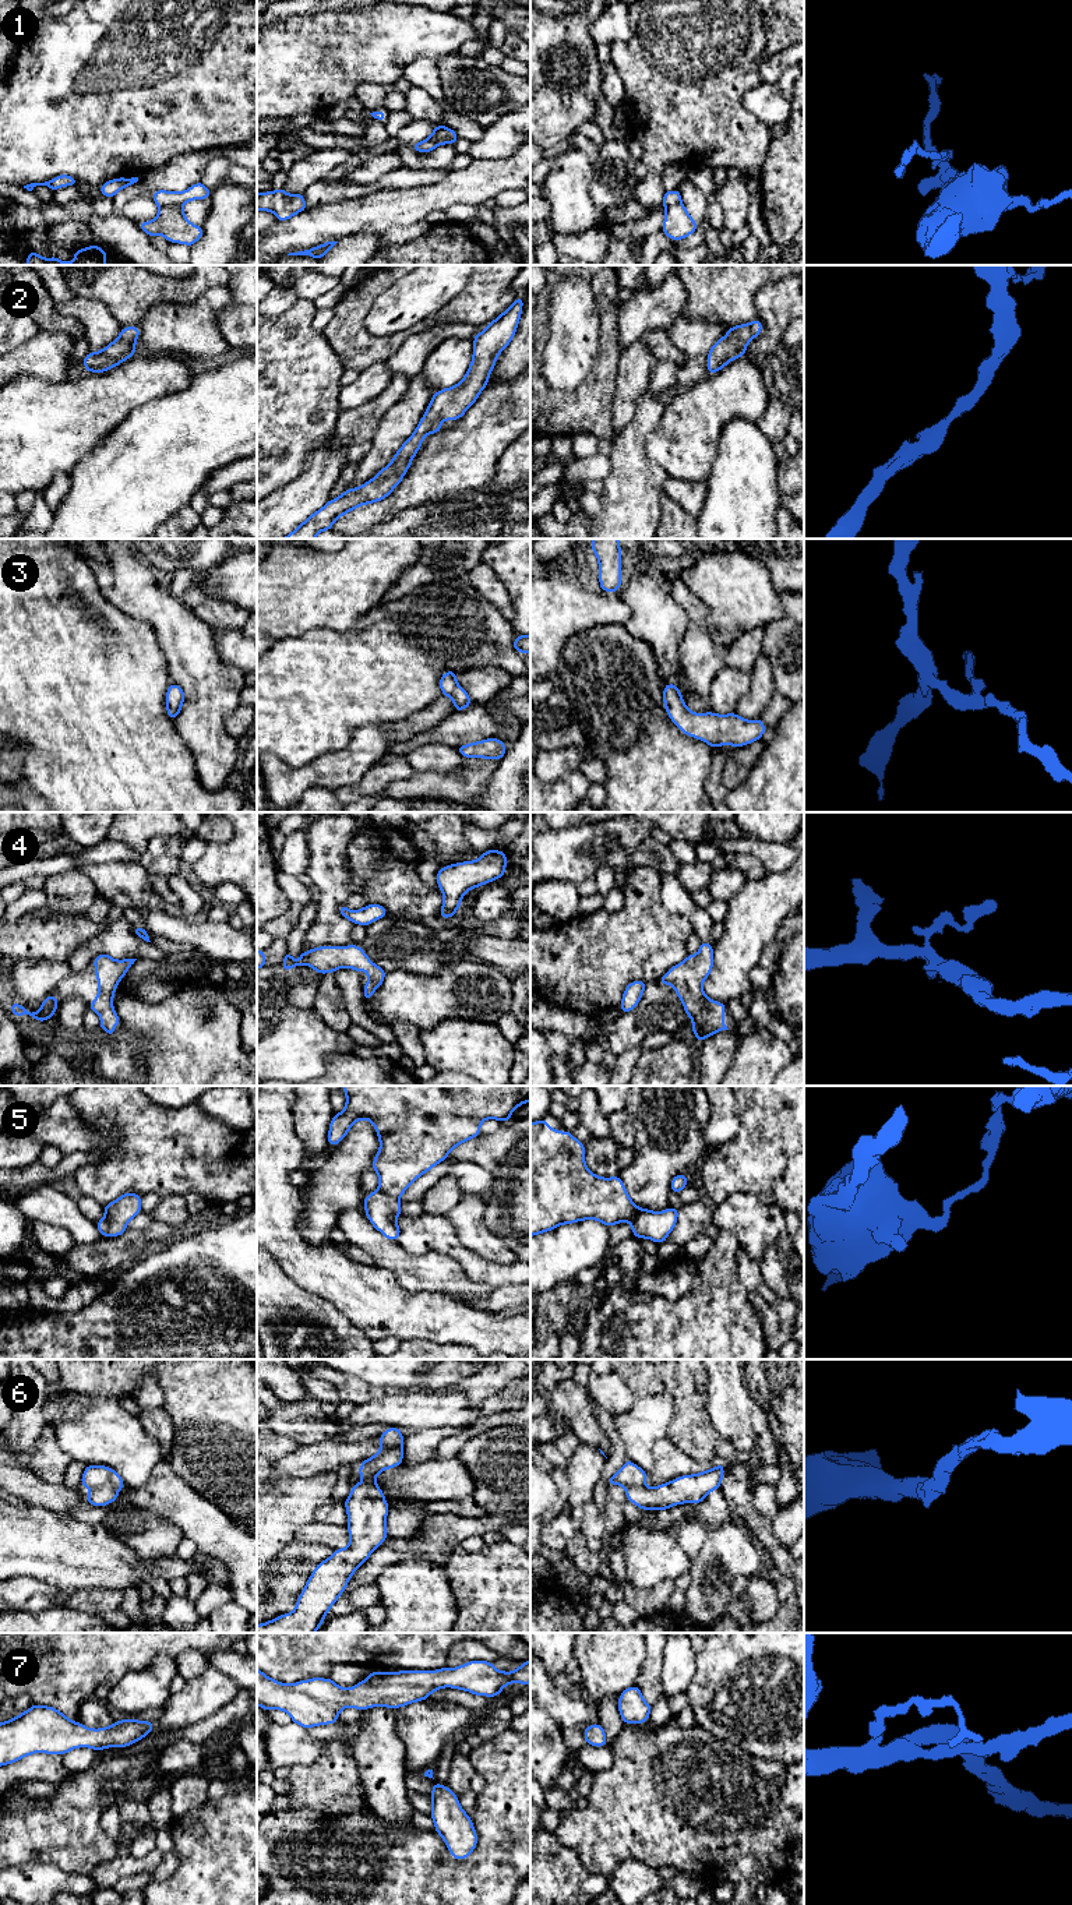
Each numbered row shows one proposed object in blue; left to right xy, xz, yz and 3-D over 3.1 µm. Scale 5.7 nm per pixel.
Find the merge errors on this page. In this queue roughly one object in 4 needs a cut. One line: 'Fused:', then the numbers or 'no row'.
Fused: 1, 5

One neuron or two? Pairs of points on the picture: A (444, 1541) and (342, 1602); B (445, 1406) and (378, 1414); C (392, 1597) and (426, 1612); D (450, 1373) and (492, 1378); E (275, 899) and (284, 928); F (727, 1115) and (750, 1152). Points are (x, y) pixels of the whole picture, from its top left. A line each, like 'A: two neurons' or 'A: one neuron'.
A: one neuron
B: one neuron
C: one neuron
D: two neurons
E: two neurons
F: two neurons

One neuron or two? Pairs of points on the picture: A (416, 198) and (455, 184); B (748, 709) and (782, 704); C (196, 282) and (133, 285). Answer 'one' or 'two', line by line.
A: one
B: two
C: one

